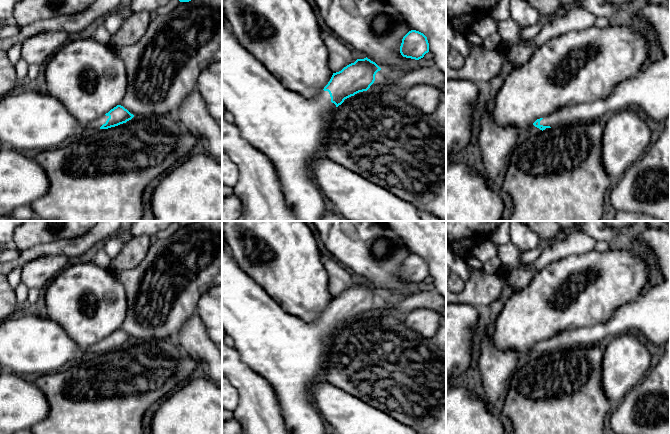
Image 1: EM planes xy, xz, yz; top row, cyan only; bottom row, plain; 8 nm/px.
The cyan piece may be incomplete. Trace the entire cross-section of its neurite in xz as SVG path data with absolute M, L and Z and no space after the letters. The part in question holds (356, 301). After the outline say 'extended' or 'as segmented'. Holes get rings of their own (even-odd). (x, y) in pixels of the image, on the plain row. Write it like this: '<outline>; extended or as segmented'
M222 245L222 331L224 334L231 336L234 339L234 347L239 352L241 360L248 365L257 374L263 376L273 387L274 393L277 396L277 401L283 417L285 427L291 434L326 434L324 429L324 421L315 408L311 397L311 386L317 380L324 379L324 373L326 364L328 361L330 345L334 334L341 329L345 323L354 320L355 318L363 315L367 315L375 305L375 299L381 292L367 281L364 283L357 283L354 287L351 287L344 291L341 295L333 297L330 305L320 316L320 318L314 322L306 323L301 319L291 316L285 312L250 276L248 276L234 260L230 250Z; extended

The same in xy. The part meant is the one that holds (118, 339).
M23 315L0 323L0 367L25 377L54 373L85 356L105 354L134 341L117 329L101 342L80 348L48 317Z; extended

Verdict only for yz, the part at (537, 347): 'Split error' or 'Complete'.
Split error

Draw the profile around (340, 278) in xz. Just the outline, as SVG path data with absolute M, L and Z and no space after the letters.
M322 257L322 263L329 277L328 288L333 297L341 295L357 284L351 272L337 261Z

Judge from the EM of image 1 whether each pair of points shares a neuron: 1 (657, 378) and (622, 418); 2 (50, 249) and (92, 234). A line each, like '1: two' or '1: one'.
1: one
2: one

